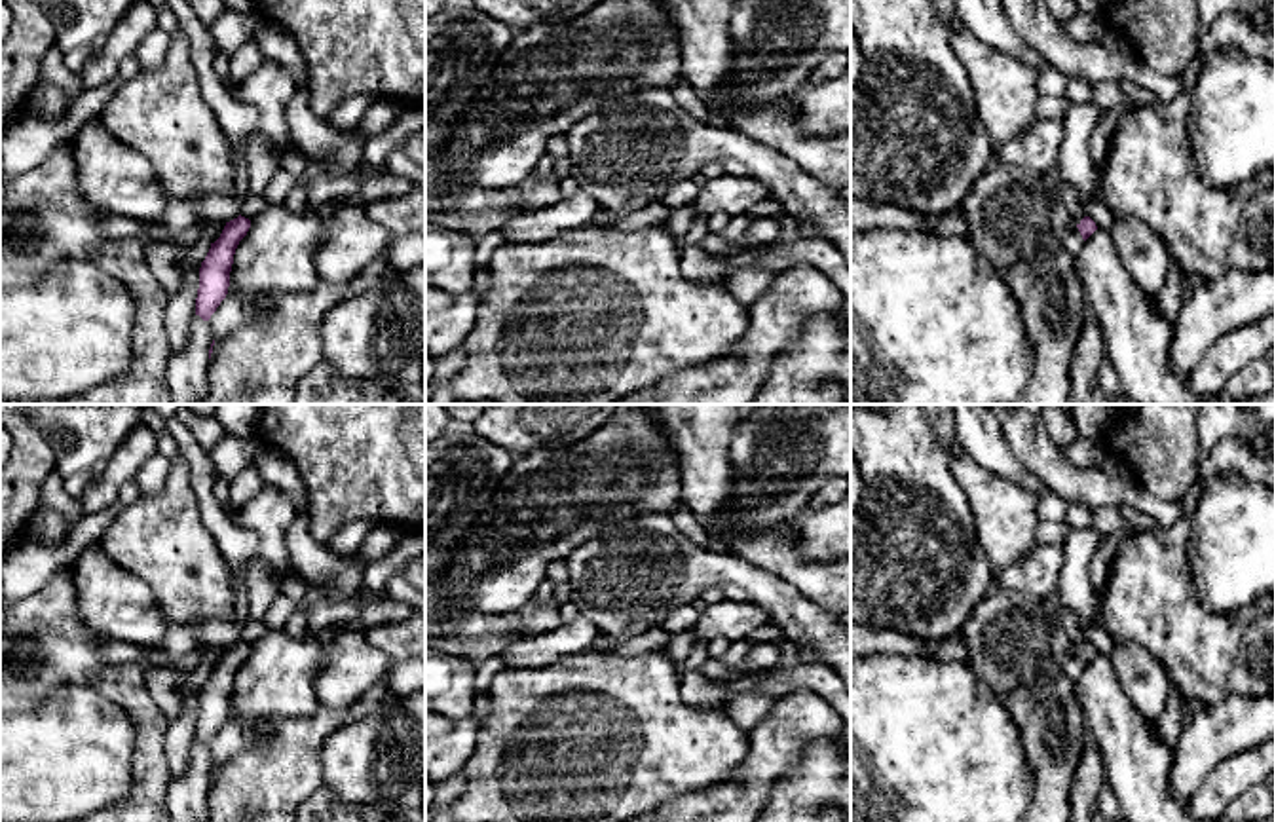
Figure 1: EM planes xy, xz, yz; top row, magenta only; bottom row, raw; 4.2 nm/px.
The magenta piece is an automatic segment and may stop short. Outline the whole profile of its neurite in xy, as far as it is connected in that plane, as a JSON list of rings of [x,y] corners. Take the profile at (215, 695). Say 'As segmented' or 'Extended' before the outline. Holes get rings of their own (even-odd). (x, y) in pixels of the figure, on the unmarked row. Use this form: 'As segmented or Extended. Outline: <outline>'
As segmented. Outline: [[[241,640],[226,647],[220,663],[211,668],[205,685],[201,687],[196,740],[203,746],[211,744],[228,719],[234,680],[249,653],[251,645]]]

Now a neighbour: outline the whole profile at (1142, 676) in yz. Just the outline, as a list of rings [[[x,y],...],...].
[[[1116,642],[1109,661],[1133,708],[1154,721],[1164,710],[1168,678],[1162,664],[1133,642]]]

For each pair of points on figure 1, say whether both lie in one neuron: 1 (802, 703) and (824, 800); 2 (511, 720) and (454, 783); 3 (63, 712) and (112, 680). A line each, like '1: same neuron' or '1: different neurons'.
1: different neurons
2: different neurons
3: different neurons

